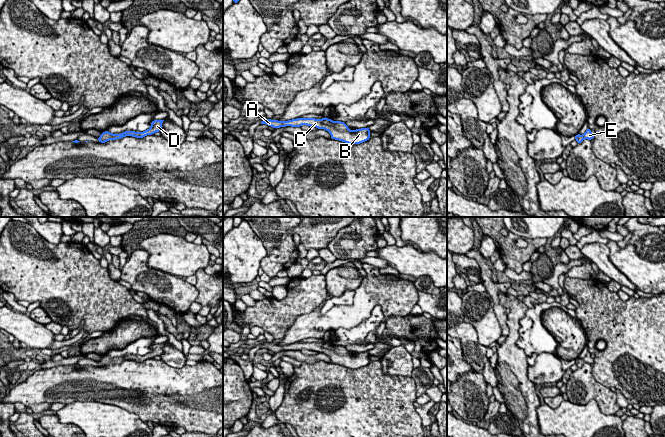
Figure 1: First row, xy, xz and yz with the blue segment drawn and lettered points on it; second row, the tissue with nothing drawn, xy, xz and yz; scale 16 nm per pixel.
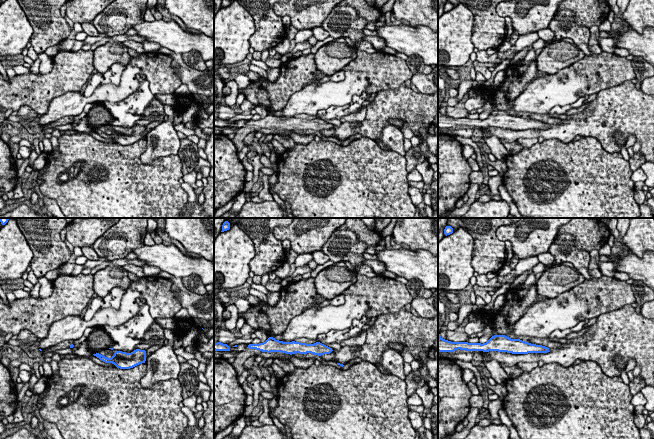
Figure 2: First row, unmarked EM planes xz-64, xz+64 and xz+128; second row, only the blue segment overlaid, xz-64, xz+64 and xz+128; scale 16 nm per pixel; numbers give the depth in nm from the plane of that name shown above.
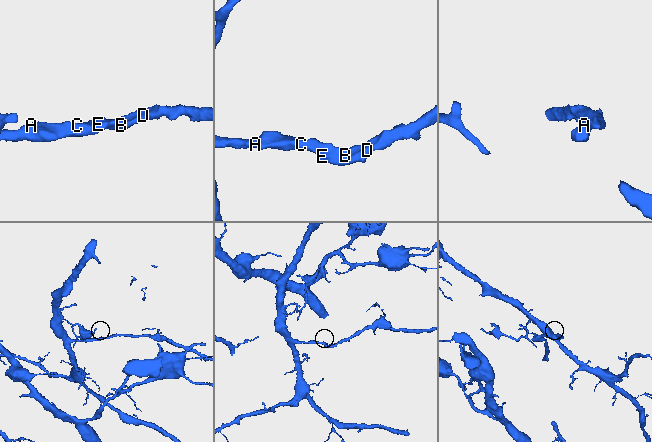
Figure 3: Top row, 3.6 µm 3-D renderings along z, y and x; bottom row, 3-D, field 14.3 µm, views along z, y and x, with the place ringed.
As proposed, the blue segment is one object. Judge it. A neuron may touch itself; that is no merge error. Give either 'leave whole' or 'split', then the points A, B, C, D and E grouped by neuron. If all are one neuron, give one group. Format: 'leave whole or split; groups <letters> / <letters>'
leave whole; groups A B C D E

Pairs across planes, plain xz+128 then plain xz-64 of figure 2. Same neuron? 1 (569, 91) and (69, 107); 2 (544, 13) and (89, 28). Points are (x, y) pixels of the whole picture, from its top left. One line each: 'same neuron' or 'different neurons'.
1: same neuron
2: different neurons

